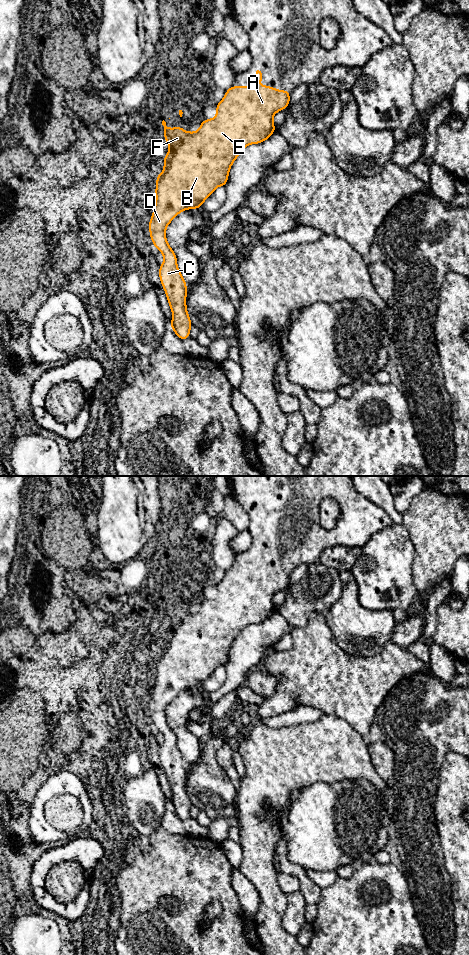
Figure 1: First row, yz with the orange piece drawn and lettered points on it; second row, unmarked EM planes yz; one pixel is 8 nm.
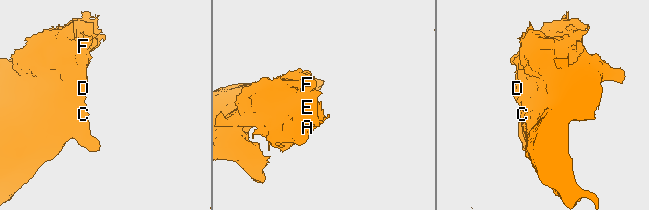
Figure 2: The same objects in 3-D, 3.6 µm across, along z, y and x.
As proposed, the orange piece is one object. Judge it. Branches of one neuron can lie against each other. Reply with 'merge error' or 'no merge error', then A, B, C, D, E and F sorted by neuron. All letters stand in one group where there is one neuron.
no merge error | A B C D E F

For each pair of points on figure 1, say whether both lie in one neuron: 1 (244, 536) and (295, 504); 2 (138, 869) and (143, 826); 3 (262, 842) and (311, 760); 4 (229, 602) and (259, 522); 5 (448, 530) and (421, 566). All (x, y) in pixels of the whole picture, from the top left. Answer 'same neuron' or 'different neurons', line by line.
1: different neurons
2: different neurons
3: same neuron
4: same neuron
5: same neuron

